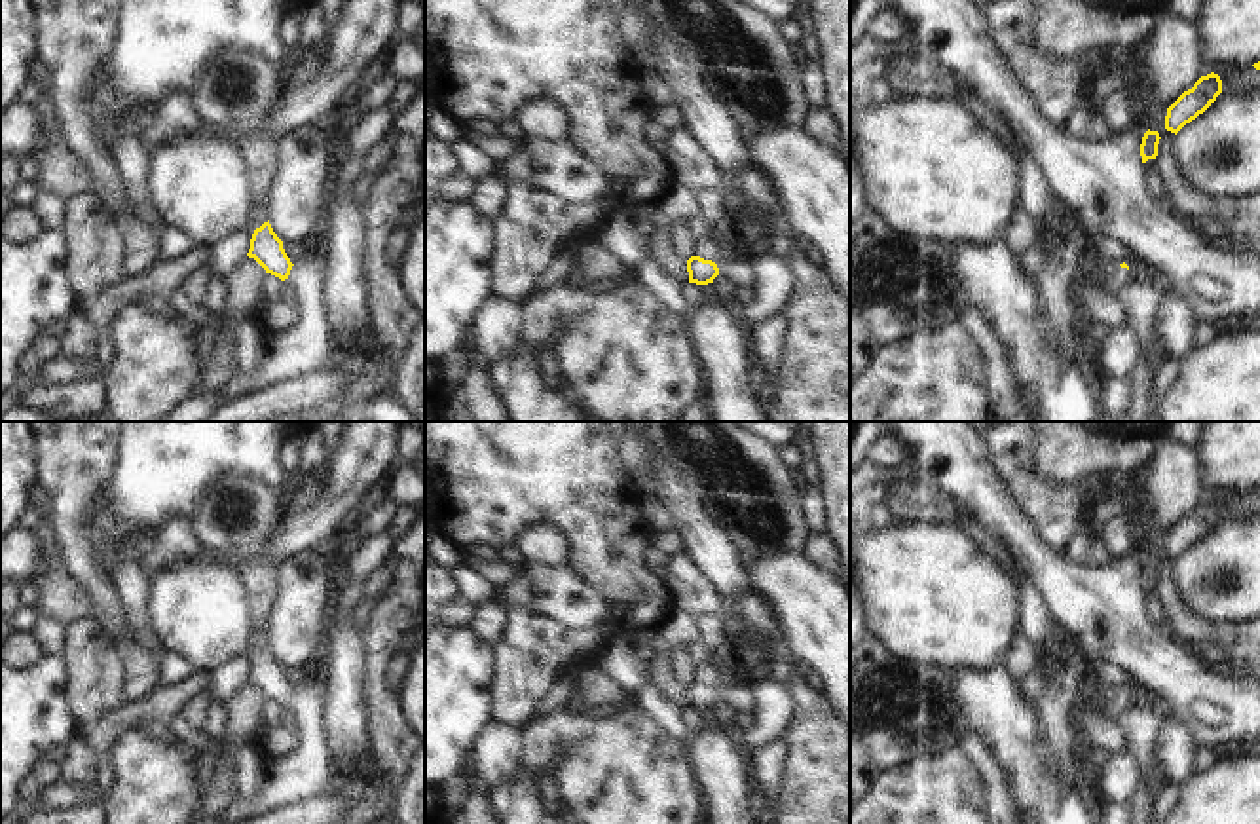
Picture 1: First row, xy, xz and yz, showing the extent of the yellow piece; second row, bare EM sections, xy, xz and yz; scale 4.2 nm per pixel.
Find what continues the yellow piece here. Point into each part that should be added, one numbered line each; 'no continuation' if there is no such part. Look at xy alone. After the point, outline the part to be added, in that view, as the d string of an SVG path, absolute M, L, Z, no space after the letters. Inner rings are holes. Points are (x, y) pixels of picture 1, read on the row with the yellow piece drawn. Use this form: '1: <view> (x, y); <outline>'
1: xy (312, 346); M326 220L321 234L326 247L313 260L294 264L288 275L300 306L298 325L287 332L266 336L266 349L254 374L239 372L218 389L228 397L228 404L254 393L268 393L294 378L342 368L343 353L338 346L326 300L332 256L328 226Z

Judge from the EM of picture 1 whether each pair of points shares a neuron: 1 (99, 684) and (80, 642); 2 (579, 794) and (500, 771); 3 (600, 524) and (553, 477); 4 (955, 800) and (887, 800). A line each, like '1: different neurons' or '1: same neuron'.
1: same neuron
2: different neurons
3: same neuron
4: same neuron

